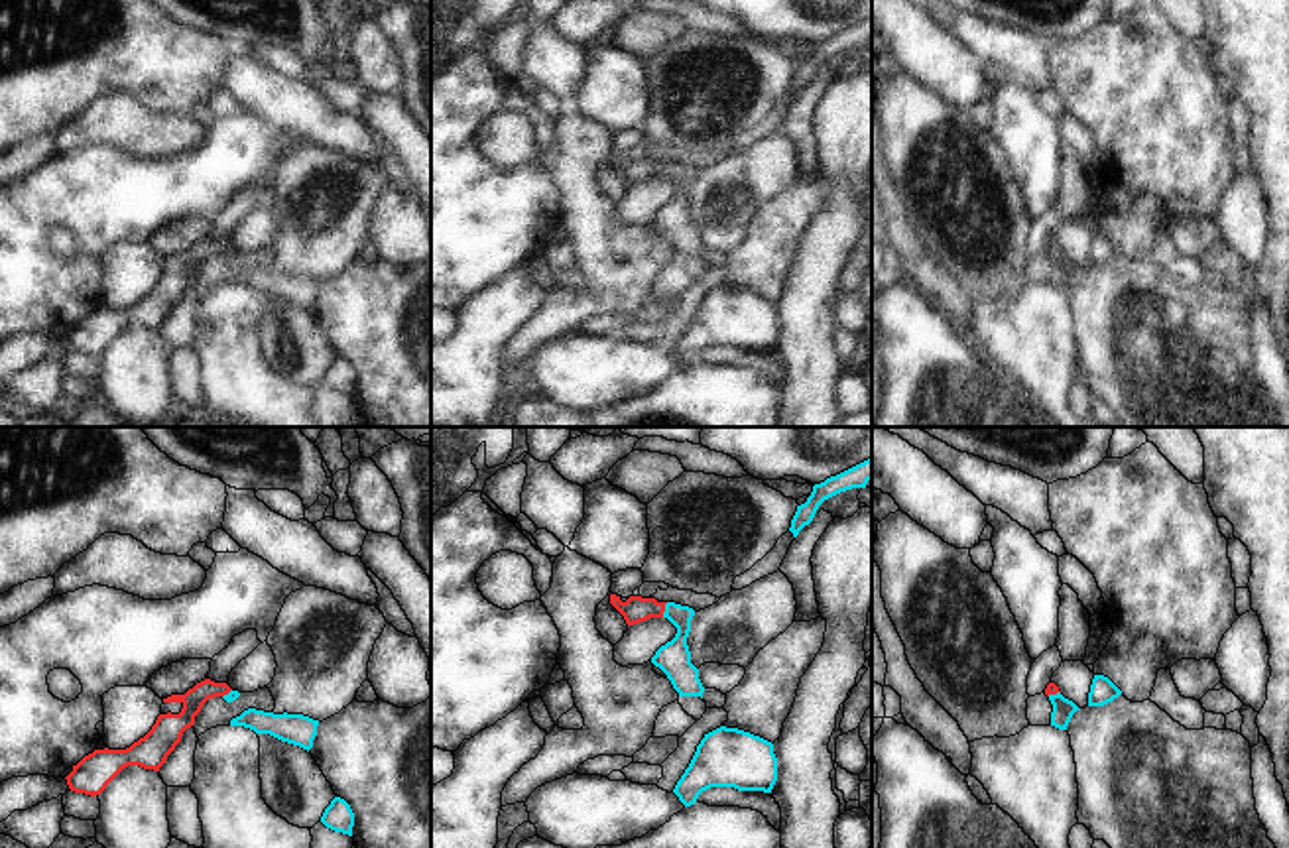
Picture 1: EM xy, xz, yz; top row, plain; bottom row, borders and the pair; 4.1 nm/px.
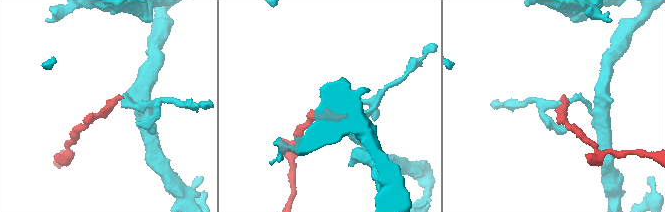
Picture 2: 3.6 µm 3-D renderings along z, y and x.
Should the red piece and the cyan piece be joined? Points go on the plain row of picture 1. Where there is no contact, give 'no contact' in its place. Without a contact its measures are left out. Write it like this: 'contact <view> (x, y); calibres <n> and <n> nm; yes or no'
contact xz (664, 170); calibres 110 and 140 nm; yes

